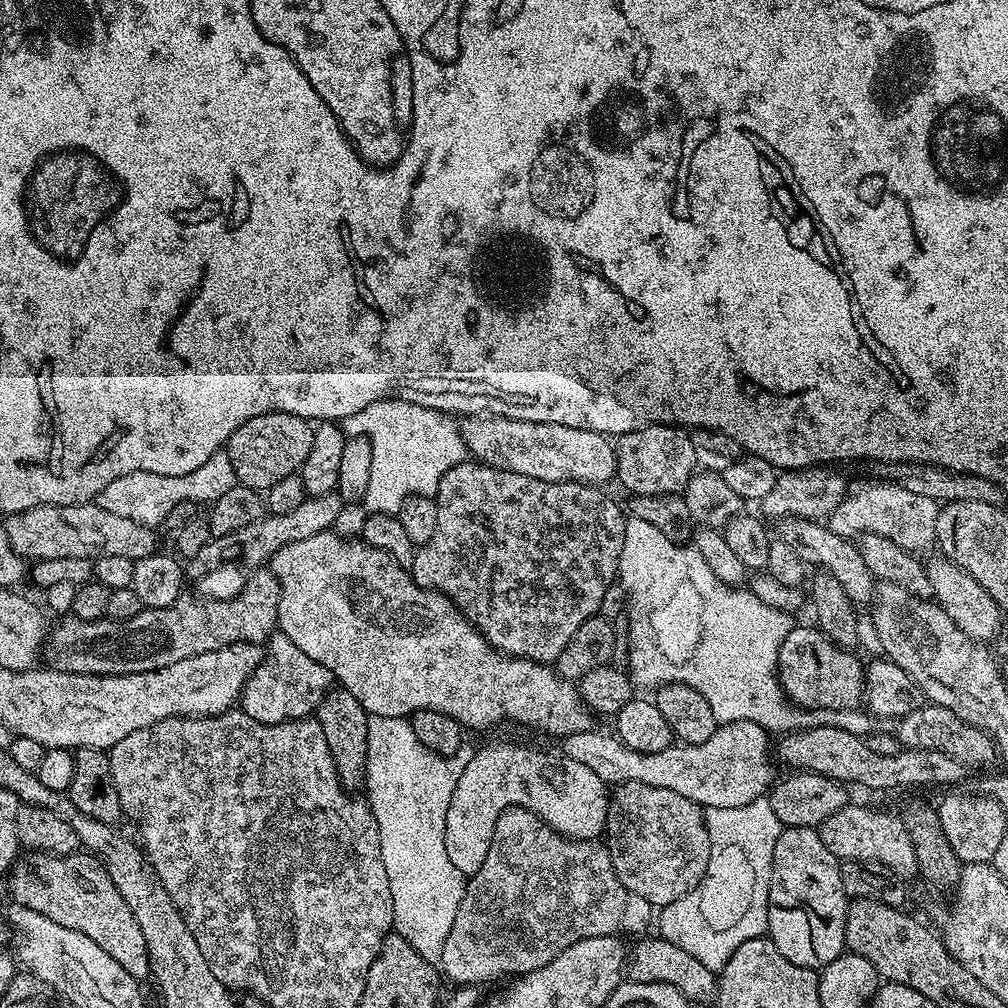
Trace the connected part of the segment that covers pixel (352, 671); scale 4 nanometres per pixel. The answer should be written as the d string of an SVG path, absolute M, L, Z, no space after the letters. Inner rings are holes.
M329 530L322 534L314 534L314 538L302 538L302 542L290 542L290 546L282 546L282 550L278 550L278 554L272 556L270 570L280 583L279 631L286 638L290 638L290 642L294 642L294 646L306 650L306 654L310 654L310 658L314 658L314 662L322 662L322 666L326 666L326 670L332 672L339 687L350 690L350 694L354 694L354 698L358 698L358 702L362 702L362 706L367 710L369 716L408 718L418 710L432 709L454 718L465 729L492 728L495 724L512 723L521 724L524 728L533 728L536 732L545 732L546 735L557 736L557 738L593 731L593 713L584 705L580 689L573 681L560 676L555 667L539 664L533 660L524 660L520 656L505 656L504 653L496 651L492 643L460 613L460 609L447 596L442 595L441 592L432 592L428 588L418 586L418 582L414 582L409 569L401 568L400 563L394 557L370 546L362 538L339 536L336 531Z

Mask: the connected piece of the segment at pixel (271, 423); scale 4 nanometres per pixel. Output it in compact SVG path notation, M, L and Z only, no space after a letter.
M267 412L258 418L240 421L238 430L230 434L226 451L230 458L230 466L234 466L236 483L264 494L270 486L282 482L282 478L299 473L302 462L306 462L306 454L310 454L310 446L314 446L314 427L309 421L298 418L298 414Z

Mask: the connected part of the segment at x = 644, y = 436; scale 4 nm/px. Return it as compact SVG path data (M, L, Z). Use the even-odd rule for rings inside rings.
M673 423L651 424L627 432L618 437L614 445L617 456L615 479L620 480L621 486L633 497L683 493L698 468L691 435Z

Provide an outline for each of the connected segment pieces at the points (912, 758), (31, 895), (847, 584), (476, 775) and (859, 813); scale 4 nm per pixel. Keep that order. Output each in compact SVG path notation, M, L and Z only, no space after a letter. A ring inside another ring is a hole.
M806 728L799 732L789 732L779 737L780 745L775 745L774 756L777 761L789 764L789 769L801 772L822 774L831 780L839 780L845 786L861 784L864 788L932 788L935 784L956 784L963 778L966 765L950 758L950 754L942 754L938 750L918 750L917 748L904 748L898 754L887 757L886 754L872 753L867 739L855 736L844 728Z
M77 850L68 856L54 856L50 852L33 851L28 857L17 859L10 872L12 880L12 896L19 907L34 910L39 916L58 922L58 926L66 926L70 930L78 930L86 934L86 938L94 938L110 958L114 958L137 982L144 982L150 976L146 938L142 934L142 926L138 926L138 918L126 904L126 898L114 884L110 874L104 869L104 863L87 850Z
M785 518L779 521L778 528L779 539L784 540L786 546L790 546L790 550L794 550L794 554L798 554L805 565L812 567L813 564L813 569L829 572L834 578L838 578L838 582L842 582L842 590L846 590L853 604L863 606L873 603L872 595L875 592L877 595L878 581L870 574L870 566L866 566L859 547L849 537L834 534L827 523L818 520Z
M490 744L463 761L454 794L450 794L450 806L446 806L444 841L450 862L457 870L462 870L466 878L478 874L482 862L486 862L486 850L490 850L490 838L494 838L494 822L498 822L498 814L507 808L530 810L542 817L555 832L561 832L571 840L595 840L605 831L609 785L604 784L590 766L582 766L582 762L574 762L574 758L556 752L539 752L522 744Z
M850 802L838 814L830 814L826 822L818 829L822 842L830 854L843 862L856 860L859 864L885 864L889 873L900 876L917 875L914 842L907 832L905 821L900 816L891 816L888 812L879 812L876 808L863 808L856 802Z

